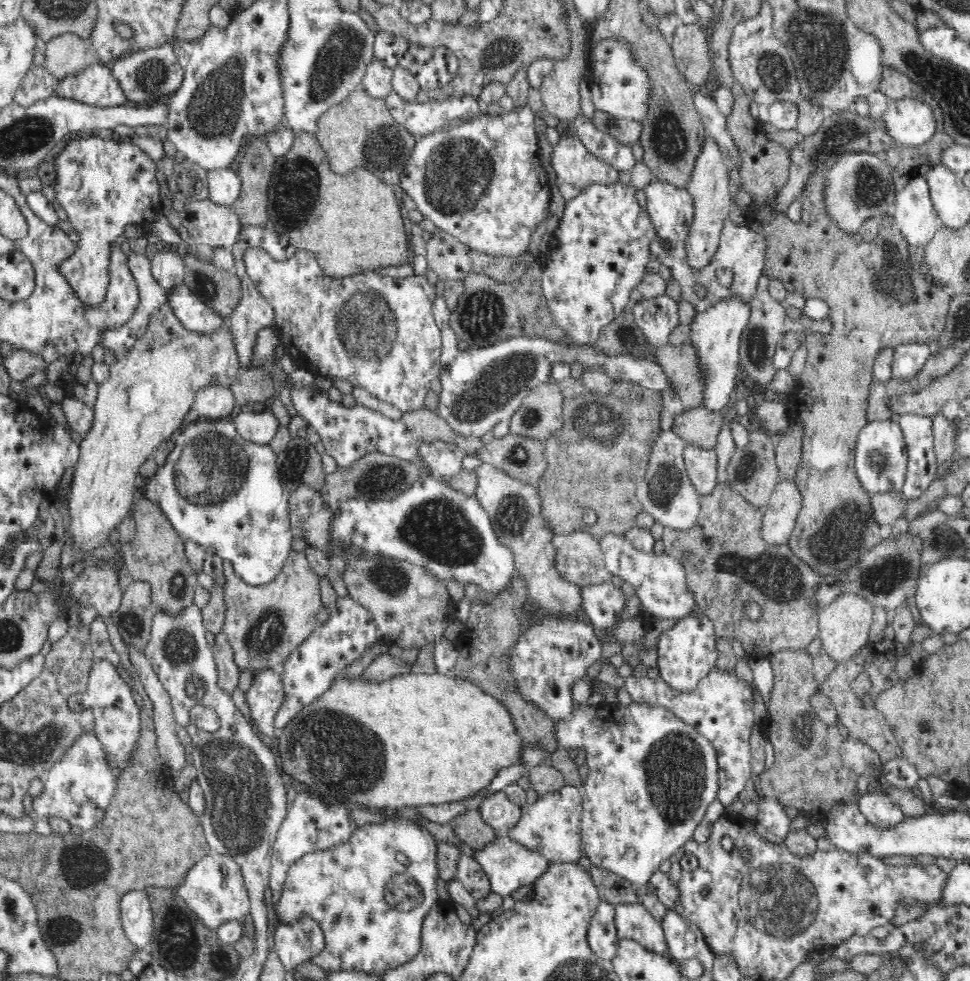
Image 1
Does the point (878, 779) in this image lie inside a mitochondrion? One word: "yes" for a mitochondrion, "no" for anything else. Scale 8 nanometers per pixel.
no

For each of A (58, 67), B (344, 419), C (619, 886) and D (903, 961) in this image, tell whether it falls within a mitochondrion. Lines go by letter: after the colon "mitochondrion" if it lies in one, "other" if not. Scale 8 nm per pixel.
A: other
B: other
C: other
D: other

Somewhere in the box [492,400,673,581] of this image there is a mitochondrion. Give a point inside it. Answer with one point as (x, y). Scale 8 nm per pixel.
(517, 456)

